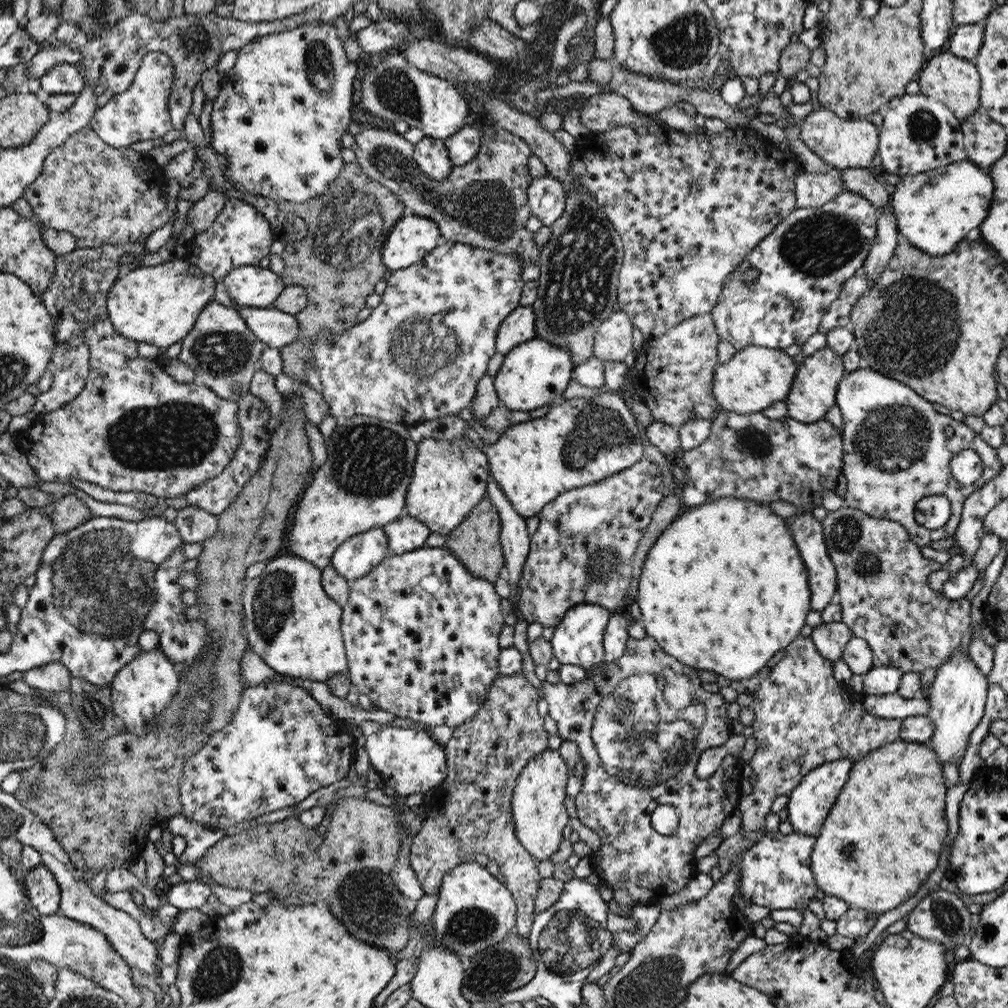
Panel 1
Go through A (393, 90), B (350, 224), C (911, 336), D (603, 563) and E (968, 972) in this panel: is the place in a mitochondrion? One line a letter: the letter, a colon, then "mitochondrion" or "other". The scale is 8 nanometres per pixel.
A: mitochondrion
B: mitochondrion
C: mitochondrion
D: mitochondrion
E: other

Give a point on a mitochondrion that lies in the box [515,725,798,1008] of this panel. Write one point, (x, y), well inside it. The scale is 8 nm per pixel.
(570, 944)

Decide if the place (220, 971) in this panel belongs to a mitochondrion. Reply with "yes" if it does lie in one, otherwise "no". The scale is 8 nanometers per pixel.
yes

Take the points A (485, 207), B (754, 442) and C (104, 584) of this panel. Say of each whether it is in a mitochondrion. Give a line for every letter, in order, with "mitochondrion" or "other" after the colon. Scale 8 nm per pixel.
A: mitochondrion
B: mitochondrion
C: mitochondrion

